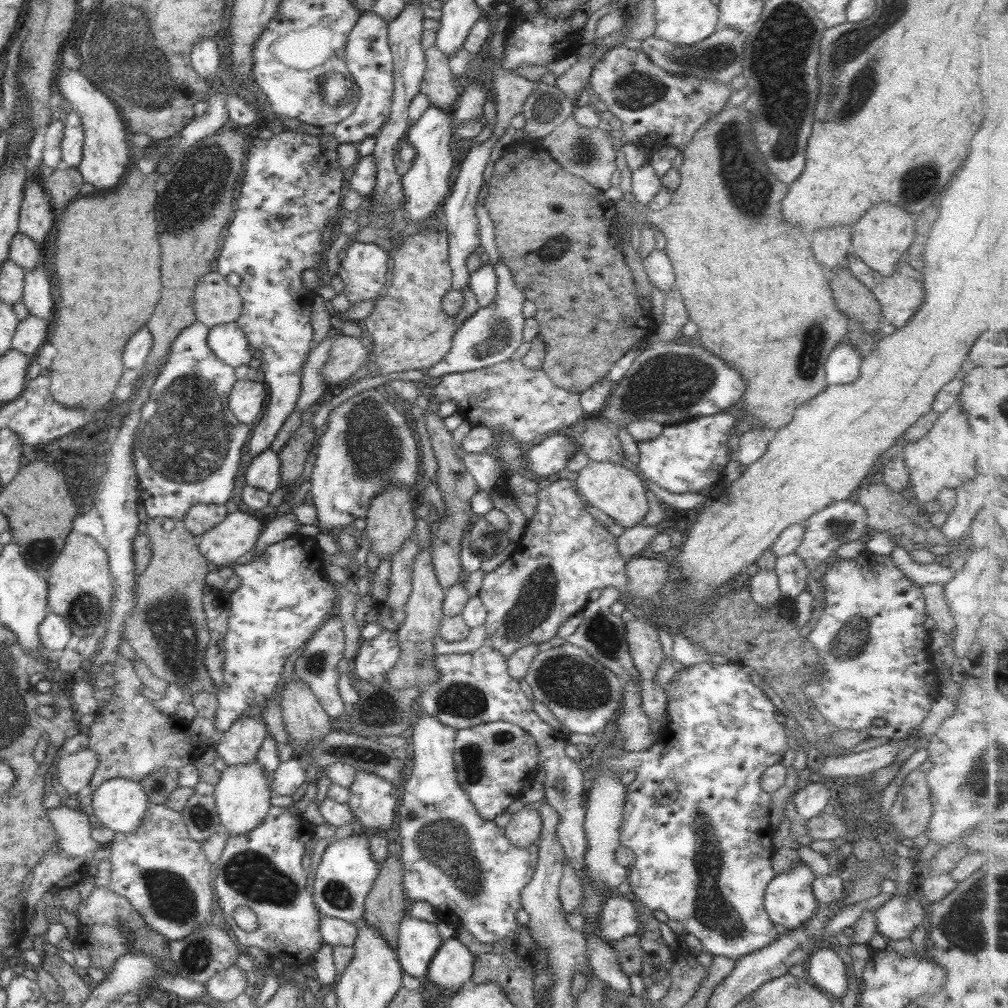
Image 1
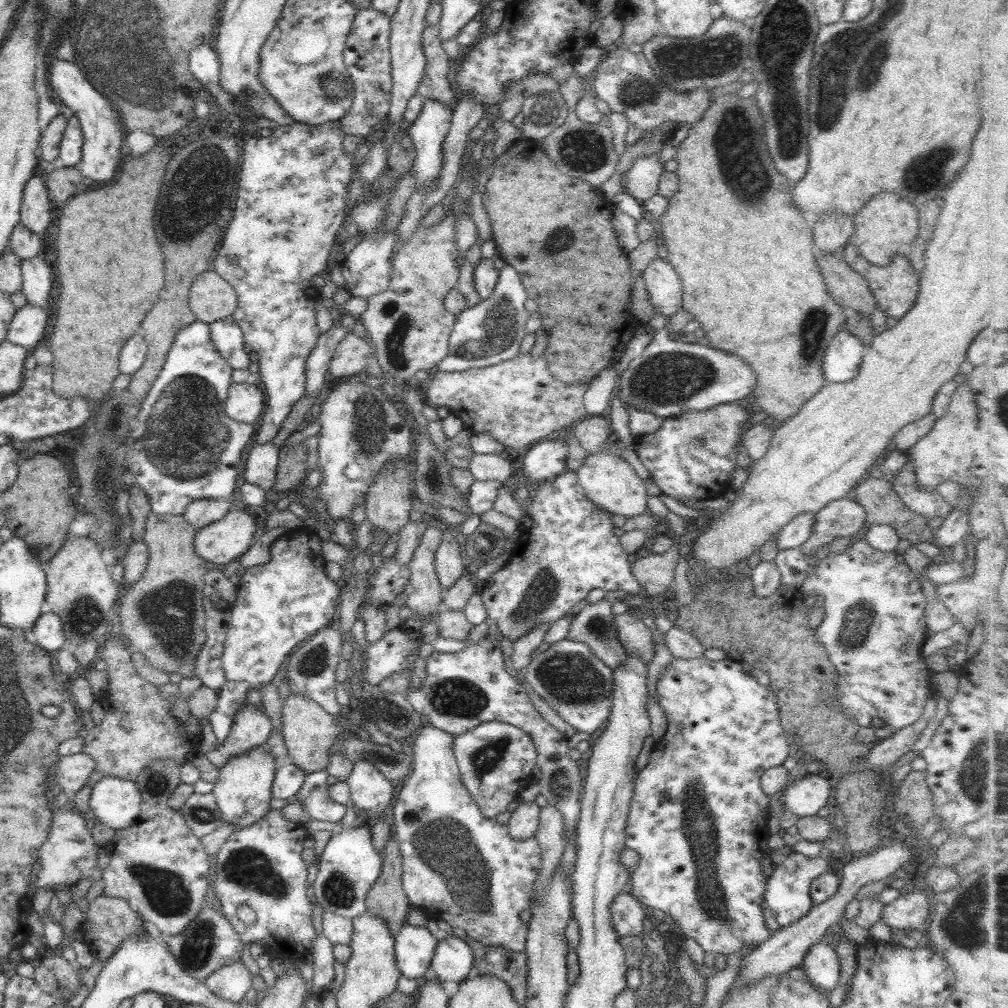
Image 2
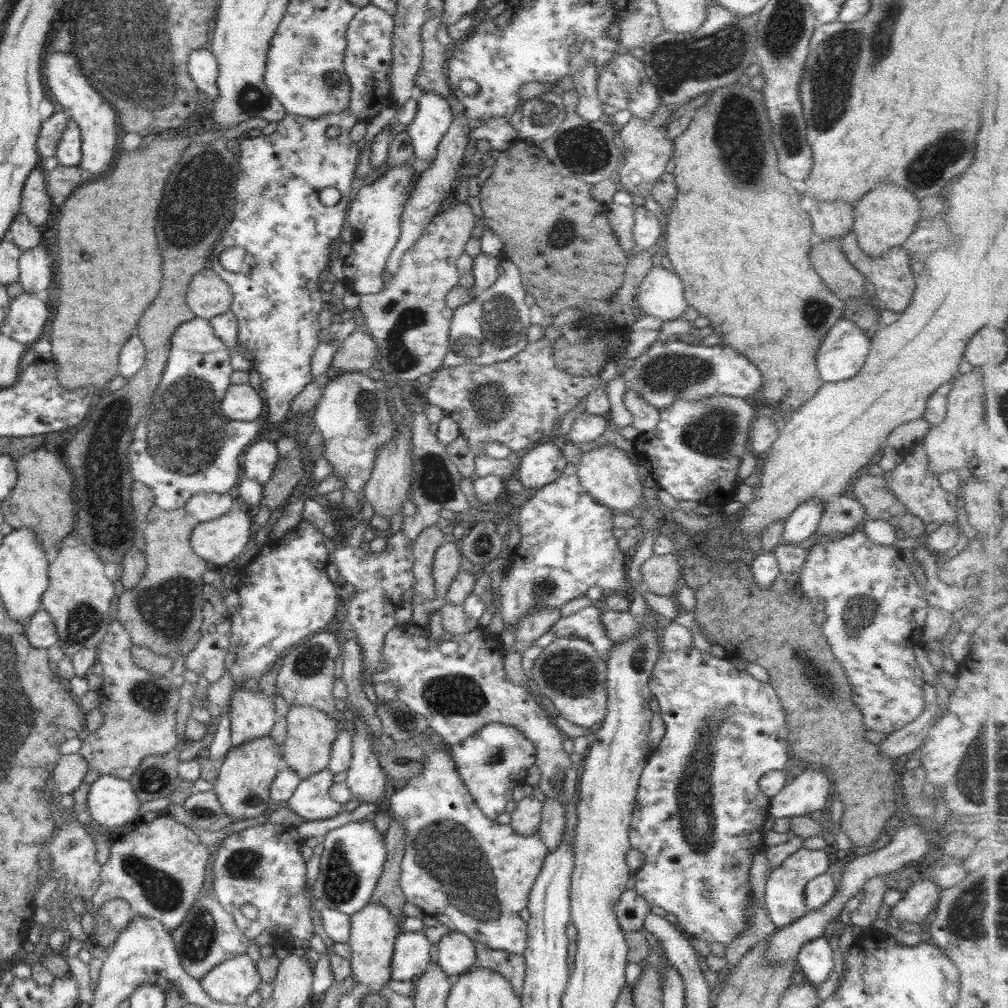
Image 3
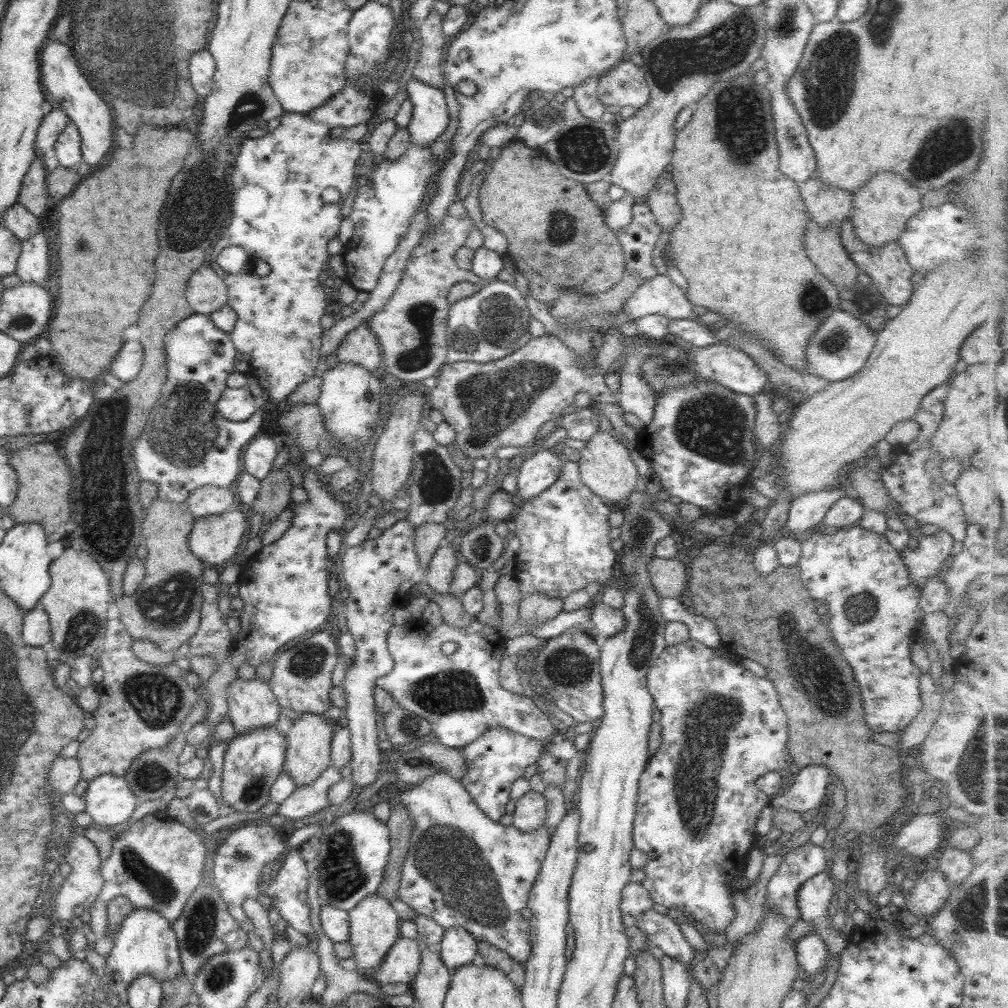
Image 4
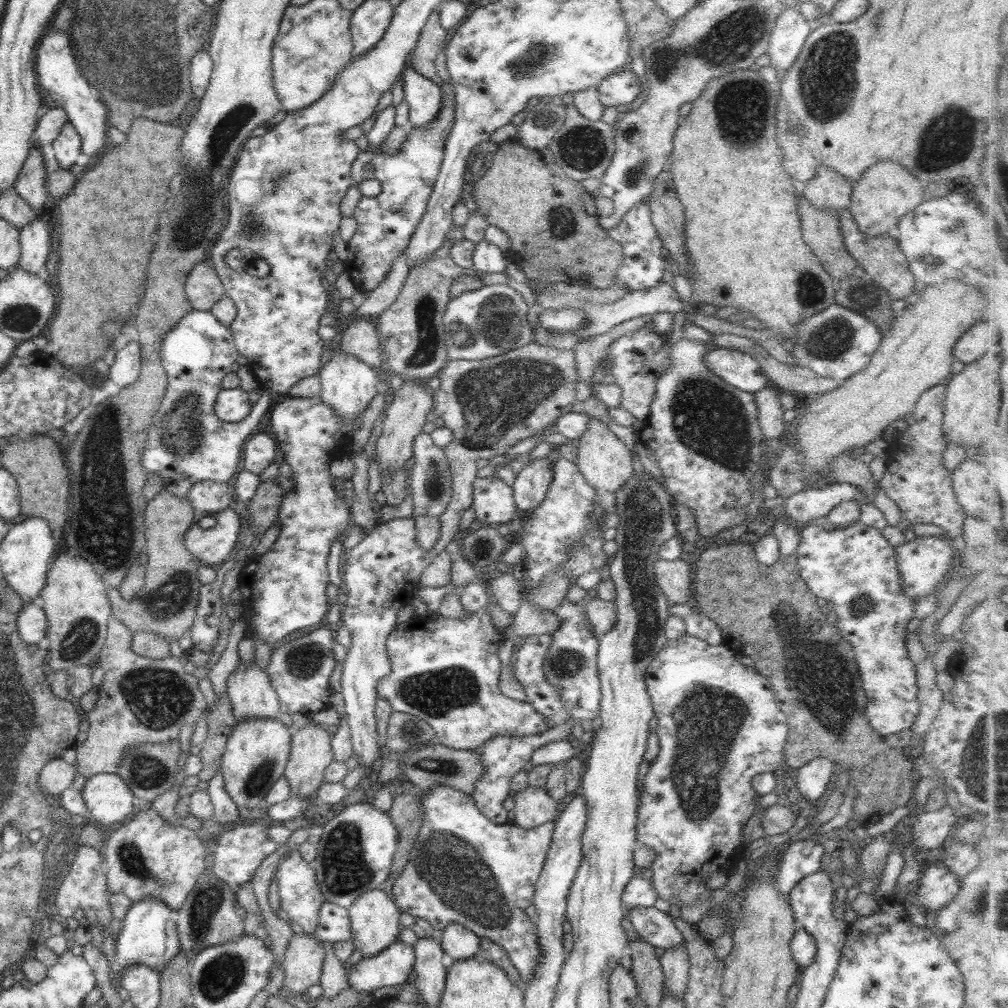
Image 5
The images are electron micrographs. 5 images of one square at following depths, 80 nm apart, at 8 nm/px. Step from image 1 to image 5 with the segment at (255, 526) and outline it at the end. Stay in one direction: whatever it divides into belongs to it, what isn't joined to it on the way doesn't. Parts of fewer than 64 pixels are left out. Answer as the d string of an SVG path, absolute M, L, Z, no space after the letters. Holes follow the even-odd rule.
M230 508L220 512L210 512L210 514L210 516L216 518L216 525L213 528L204 530L198 525L198 522L193 522L184 533L183 543L200 563L220 564L232 557L230 552L232 552L234 544L238 540L238 532L240 532L240 515Z

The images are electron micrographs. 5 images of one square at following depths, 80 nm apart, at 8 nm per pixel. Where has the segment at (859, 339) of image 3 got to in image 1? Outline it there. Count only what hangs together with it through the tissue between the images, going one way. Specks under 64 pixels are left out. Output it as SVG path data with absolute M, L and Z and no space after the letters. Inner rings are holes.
M846 338L840 341L825 362L826 380L829 384L848 384L861 373L862 358L857 348Z

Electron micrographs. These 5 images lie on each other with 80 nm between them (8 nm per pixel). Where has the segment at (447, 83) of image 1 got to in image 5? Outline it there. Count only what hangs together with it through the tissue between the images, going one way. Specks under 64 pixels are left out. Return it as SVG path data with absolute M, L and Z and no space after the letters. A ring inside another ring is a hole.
M434 9L424 28L421 28L417 45L413 48L412 57L410 58L410 67L416 69L422 76L428 77L428 80L441 86L444 81L436 72L434 60L438 56L440 49L444 48L451 32L442 28L439 21L439 11Z

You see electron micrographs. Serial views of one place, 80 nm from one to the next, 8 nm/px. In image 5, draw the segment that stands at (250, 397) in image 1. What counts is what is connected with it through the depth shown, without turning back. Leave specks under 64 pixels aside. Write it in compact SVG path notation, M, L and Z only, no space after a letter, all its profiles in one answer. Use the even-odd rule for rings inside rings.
M222 388L215 398L214 413L224 422L241 422L251 410L248 392L241 388Z

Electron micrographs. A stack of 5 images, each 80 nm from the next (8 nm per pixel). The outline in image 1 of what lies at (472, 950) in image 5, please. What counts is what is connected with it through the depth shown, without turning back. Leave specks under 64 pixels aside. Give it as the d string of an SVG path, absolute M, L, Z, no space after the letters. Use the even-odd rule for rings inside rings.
M455 936L444 939L432 957L426 979L447 993L452 986L472 980L473 956Z

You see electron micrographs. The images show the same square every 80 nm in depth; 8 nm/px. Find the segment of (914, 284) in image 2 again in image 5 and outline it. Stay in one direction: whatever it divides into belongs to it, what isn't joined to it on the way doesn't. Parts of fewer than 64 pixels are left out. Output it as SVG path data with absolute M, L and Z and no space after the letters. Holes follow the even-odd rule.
M848 210L840 212L839 227L846 251L856 260L857 264L866 272L867 277L879 284L888 294L891 300L909 300L914 297L915 278L909 269L906 256L900 251L897 241L884 233L875 237L866 236L856 226L856 222Z

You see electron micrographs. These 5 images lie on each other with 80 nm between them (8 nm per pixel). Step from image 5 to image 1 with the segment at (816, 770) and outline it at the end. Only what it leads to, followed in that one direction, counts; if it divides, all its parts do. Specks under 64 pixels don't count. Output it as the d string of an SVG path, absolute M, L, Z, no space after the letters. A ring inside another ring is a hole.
M810 781L804 788L792 795L792 802L796 807L798 819L808 820L819 815L829 801L829 789L818 781Z

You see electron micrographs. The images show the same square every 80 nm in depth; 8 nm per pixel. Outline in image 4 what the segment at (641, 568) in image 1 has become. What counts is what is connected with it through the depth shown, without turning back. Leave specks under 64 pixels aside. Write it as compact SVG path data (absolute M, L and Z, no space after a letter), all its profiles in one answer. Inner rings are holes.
M654 557L648 563L648 572L654 592L659 597L678 599L687 591L688 564L677 558Z

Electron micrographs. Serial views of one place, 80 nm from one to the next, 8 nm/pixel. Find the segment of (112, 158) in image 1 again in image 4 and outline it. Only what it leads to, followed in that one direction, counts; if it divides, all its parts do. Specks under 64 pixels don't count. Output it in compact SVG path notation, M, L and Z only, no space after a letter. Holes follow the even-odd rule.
M52 40L40 53L41 85L47 97L68 116L80 132L83 161L90 166L98 166L110 152L114 143L114 112L109 104L92 88L86 76L80 72L76 59L68 45Z

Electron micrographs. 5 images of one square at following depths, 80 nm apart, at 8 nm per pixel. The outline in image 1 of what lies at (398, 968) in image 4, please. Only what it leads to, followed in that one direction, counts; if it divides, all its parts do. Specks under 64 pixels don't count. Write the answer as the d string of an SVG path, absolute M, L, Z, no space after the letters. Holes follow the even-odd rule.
M408 906L400 923L396 950L403 972L425 978L430 961L443 940L434 923L412 917Z

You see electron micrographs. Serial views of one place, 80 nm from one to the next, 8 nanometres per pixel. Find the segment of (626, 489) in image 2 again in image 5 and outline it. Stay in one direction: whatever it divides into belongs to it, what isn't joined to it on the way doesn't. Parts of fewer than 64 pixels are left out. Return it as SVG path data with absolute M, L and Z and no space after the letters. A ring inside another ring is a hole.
M595 417L589 418L587 429L578 440L575 440L575 444L577 445L576 463L582 476L596 490L605 490L604 496L608 499L612 498L615 492L619 491L619 488L623 487L634 474L631 452L628 447L610 431L606 424Z

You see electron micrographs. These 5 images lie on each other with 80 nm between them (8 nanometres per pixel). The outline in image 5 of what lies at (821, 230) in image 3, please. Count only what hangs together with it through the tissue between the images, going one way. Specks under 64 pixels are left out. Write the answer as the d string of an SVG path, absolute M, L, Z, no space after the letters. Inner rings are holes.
M819 161L816 176L808 183L800 186L800 192L816 208L834 208L834 210L846 210L850 206L850 192L852 186L840 178L838 172Z

